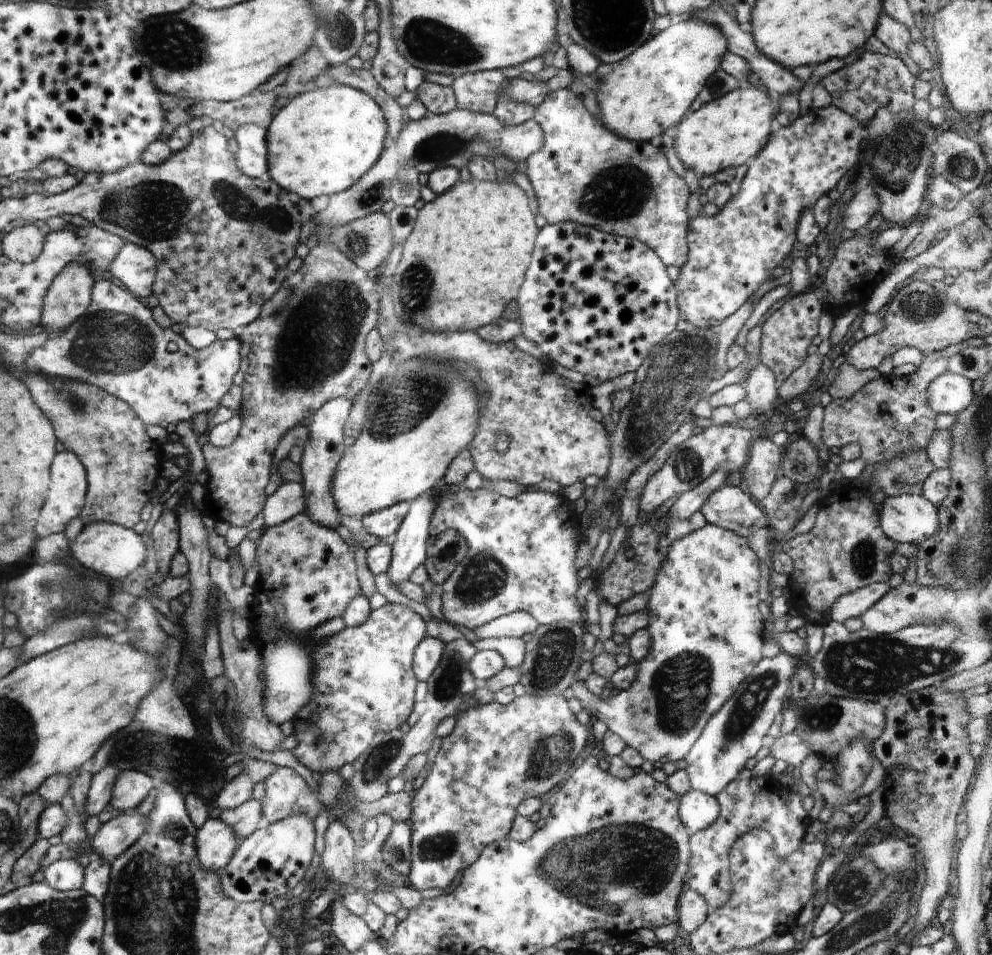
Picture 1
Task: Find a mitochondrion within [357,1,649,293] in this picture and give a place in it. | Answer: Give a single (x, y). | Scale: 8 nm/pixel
(429, 40)

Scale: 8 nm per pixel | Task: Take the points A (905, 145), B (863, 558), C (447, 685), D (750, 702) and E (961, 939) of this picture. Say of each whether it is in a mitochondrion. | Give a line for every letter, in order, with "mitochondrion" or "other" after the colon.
A: mitochondrion
B: mitochondrion
C: mitochondrion
D: mitochondrion
E: other

